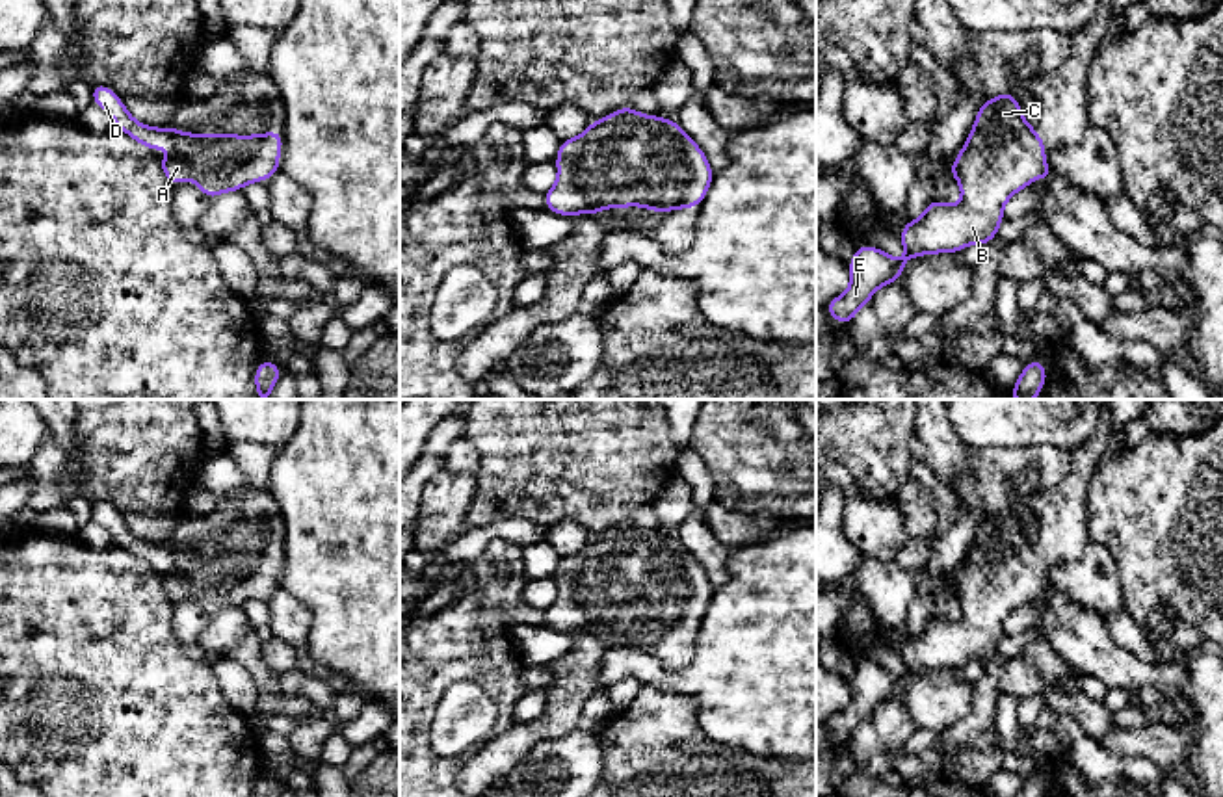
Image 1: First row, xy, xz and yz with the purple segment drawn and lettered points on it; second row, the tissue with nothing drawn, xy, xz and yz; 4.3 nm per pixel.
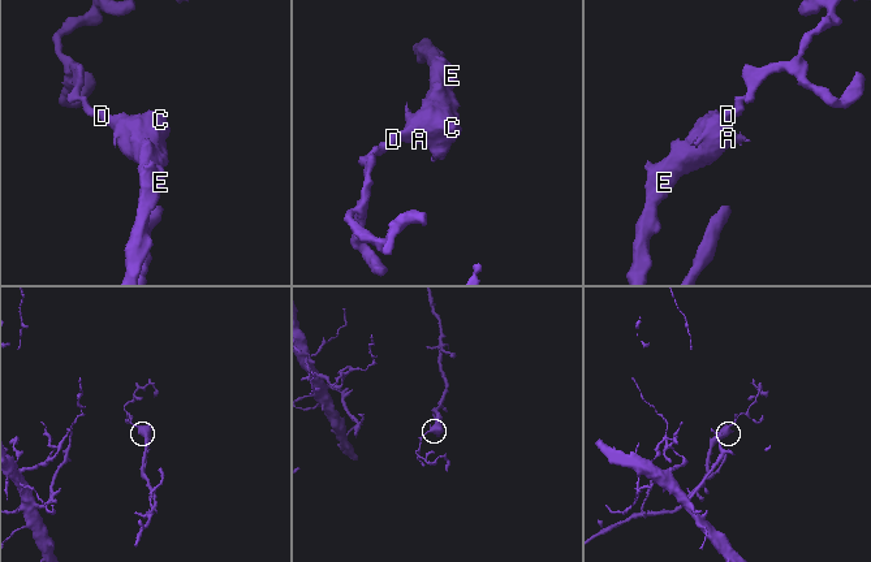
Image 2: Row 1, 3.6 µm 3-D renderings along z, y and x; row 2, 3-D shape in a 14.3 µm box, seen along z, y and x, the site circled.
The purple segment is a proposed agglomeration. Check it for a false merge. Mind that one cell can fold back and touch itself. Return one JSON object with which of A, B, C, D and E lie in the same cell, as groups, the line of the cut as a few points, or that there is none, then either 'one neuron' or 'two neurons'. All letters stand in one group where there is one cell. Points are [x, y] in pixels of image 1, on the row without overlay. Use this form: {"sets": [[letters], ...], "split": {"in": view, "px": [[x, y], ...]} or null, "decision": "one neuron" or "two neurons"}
{"sets": [["A", "B", "C", "D", "E"]], "split": null, "decision": "one neuron"}

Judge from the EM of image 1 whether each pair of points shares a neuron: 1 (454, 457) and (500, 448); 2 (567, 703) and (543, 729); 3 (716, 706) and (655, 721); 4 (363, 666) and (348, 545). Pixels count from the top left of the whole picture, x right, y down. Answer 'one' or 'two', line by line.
1: two
2: one
3: two
4: one

